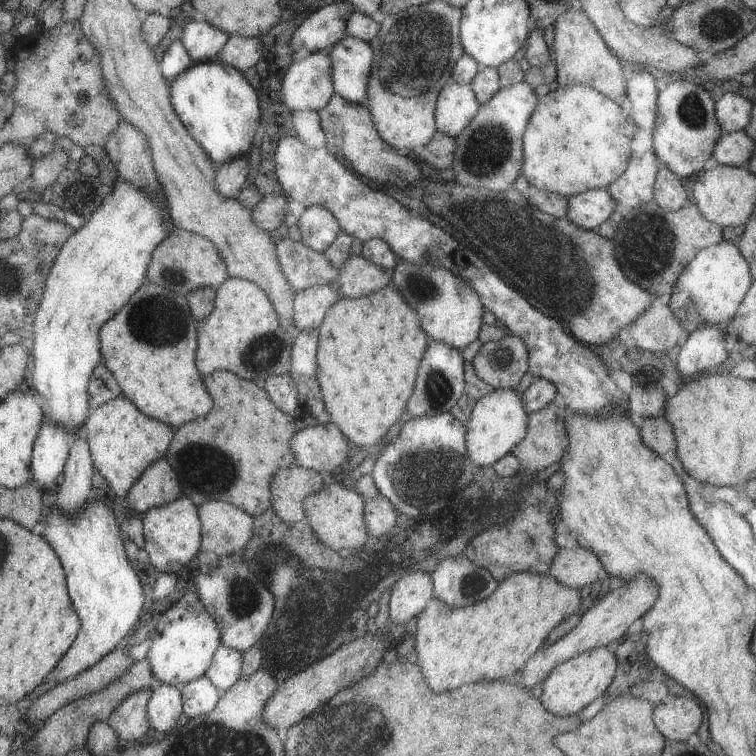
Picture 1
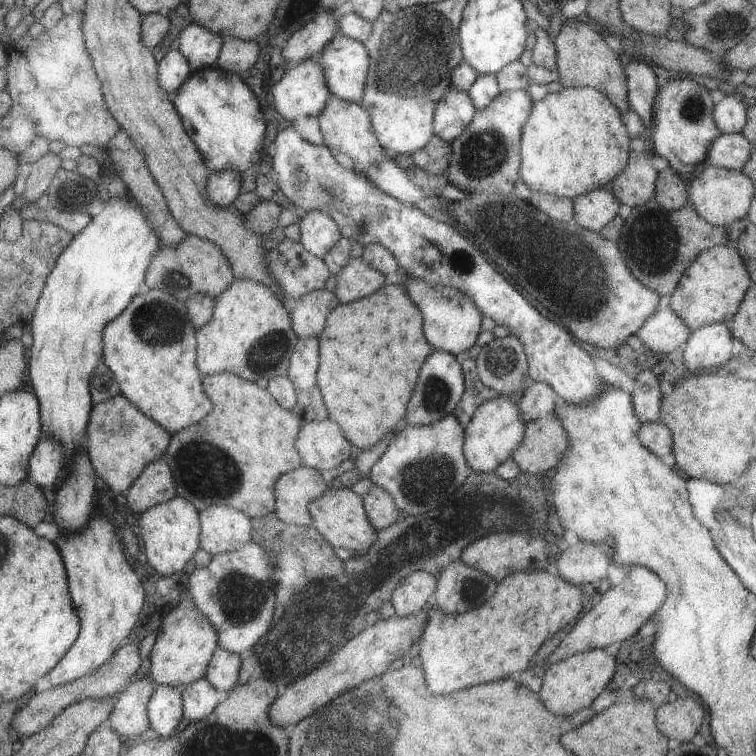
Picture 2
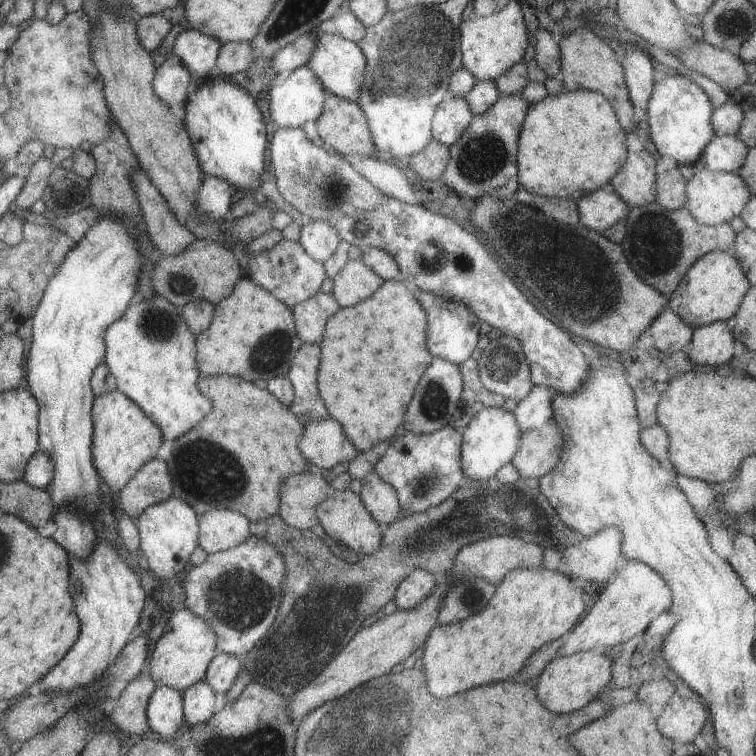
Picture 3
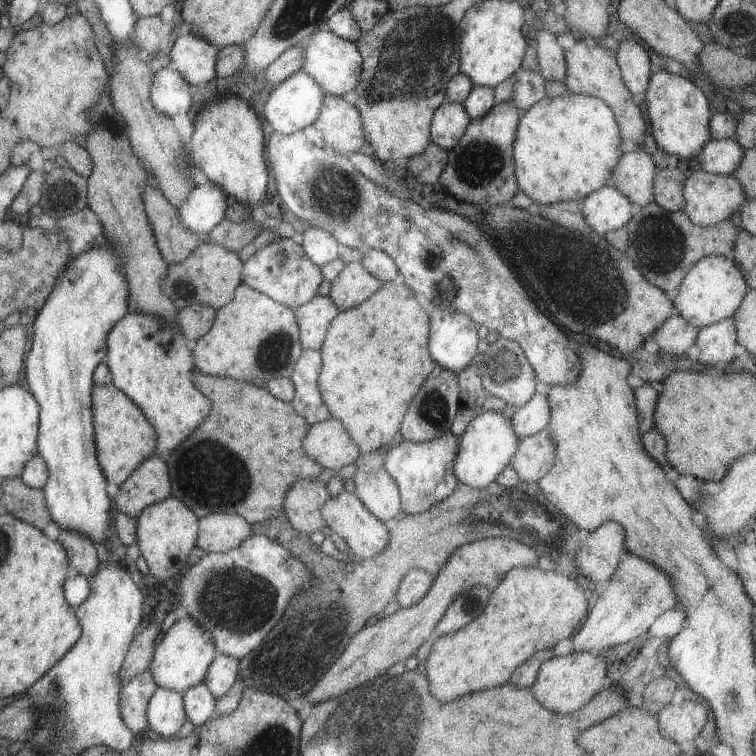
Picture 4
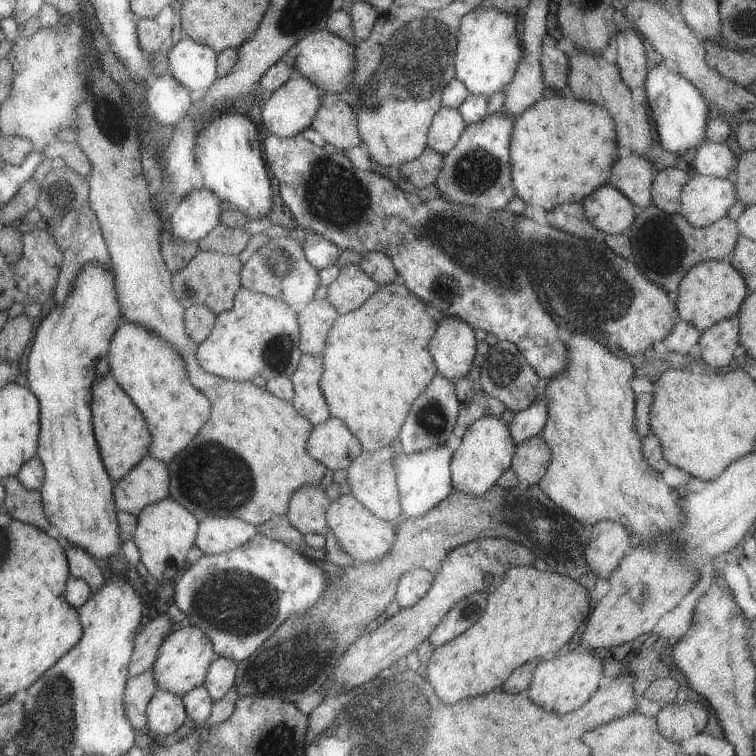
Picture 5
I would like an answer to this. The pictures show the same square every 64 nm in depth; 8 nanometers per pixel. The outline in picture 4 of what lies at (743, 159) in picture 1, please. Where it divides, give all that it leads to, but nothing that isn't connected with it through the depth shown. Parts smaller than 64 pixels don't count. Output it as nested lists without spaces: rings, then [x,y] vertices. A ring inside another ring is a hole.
[[[709,140],[695,158],[703,172],[731,176],[743,158],[743,148],[731,140]]]

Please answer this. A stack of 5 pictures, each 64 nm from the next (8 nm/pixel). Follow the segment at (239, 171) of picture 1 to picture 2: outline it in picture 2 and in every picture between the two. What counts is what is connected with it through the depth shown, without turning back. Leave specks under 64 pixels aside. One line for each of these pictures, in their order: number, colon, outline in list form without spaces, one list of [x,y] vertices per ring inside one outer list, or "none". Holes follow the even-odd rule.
2: [[[233,172],[211,174],[205,182],[205,194],[207,194],[209,204],[213,204],[221,210],[229,208],[239,194],[239,182],[241,182],[241,178]]]

